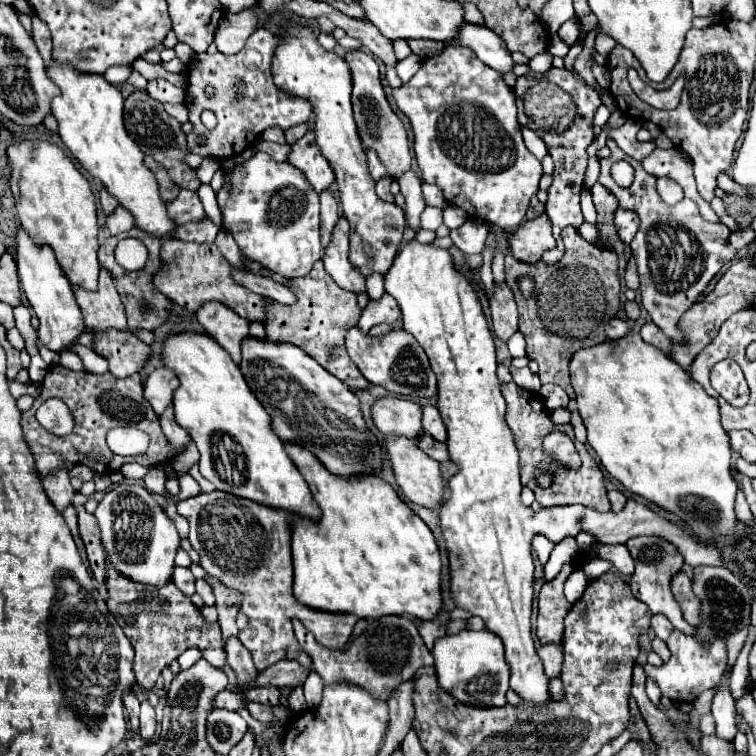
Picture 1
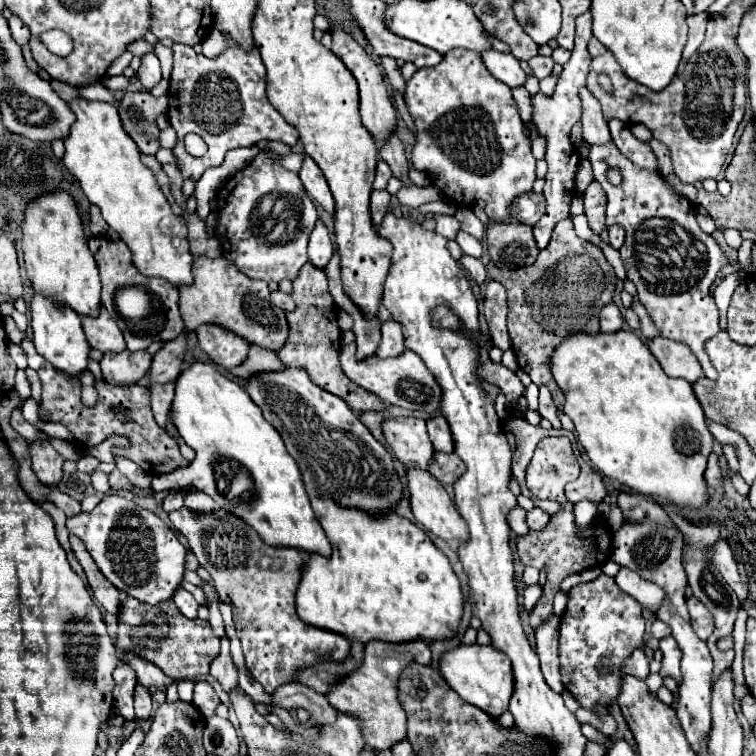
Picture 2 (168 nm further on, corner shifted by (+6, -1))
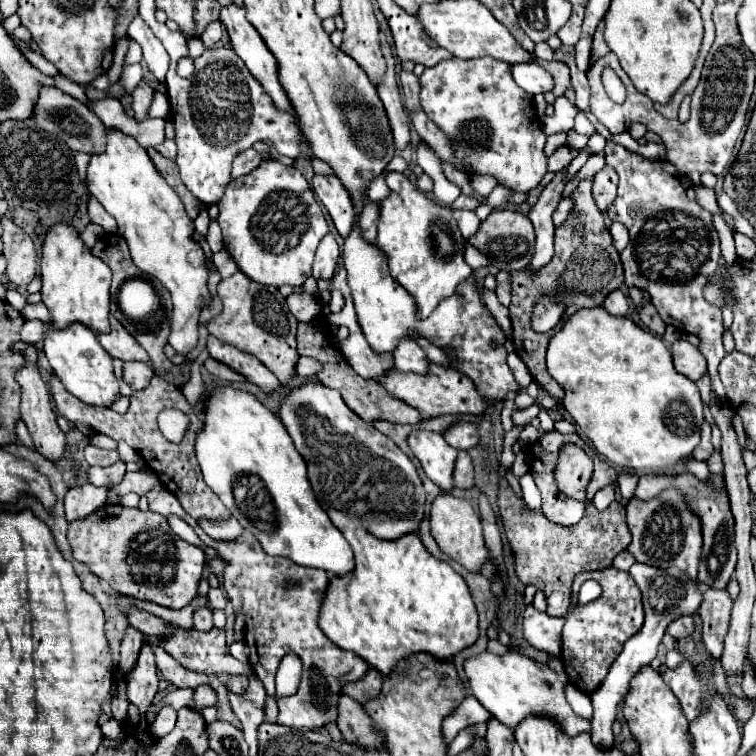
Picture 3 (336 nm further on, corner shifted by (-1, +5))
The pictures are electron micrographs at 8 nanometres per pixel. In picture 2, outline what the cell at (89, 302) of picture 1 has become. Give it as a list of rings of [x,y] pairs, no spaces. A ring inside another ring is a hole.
[[[100,309],[100,315],[96,319],[82,317],[82,327],[84,327],[90,347],[102,353],[120,353],[126,349],[122,331],[118,329],[116,321],[108,315],[106,309]]]

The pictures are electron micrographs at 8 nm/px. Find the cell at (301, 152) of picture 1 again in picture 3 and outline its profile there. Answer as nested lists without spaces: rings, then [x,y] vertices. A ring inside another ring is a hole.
[[[315,173],[311,185],[313,185],[313,191],[317,193],[317,199],[327,207],[341,237],[347,237],[355,223],[355,209],[343,183],[335,175]]]

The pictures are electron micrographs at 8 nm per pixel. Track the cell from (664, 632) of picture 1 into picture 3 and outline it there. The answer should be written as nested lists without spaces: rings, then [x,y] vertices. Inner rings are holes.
[[[687,615],[677,617],[675,621],[669,623],[667,633],[669,633],[671,637],[675,637],[675,639],[683,639],[683,637],[691,635],[691,633],[693,633],[693,617],[687,617]]]

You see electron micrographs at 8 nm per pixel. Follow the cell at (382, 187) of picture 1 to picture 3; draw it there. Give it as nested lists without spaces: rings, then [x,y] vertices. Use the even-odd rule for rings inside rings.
[[[367,203],[359,215],[359,227],[363,229],[363,237],[367,237],[367,241],[371,243],[375,243],[377,223],[379,223],[379,203]]]

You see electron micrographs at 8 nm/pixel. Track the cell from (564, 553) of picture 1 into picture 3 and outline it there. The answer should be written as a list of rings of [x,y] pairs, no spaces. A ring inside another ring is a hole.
[[[533,605],[525,607],[523,617],[525,617],[523,619],[525,639],[537,649],[559,655],[561,653],[561,629],[563,629],[561,617],[543,615]]]

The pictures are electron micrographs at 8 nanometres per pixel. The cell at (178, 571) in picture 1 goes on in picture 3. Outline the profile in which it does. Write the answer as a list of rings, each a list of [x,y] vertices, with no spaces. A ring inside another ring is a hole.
[[[199,607],[193,613],[193,627],[195,629],[211,629],[213,627],[213,615],[209,607]]]

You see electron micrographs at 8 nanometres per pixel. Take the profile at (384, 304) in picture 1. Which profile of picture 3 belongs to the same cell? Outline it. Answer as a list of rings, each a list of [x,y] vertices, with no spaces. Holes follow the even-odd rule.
[[[401,337],[397,349],[393,351],[395,367],[399,371],[413,371],[413,373],[425,373],[427,371],[427,357],[421,351],[421,347],[411,337]]]

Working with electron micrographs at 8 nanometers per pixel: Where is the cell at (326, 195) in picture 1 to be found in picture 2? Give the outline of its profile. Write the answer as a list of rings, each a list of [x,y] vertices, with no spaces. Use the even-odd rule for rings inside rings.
[[[322,221],[316,223],[314,231],[310,233],[310,243],[308,243],[308,255],[310,255],[310,263],[318,269],[324,269],[328,265],[328,259],[332,257],[334,249],[332,249],[332,241],[330,235],[324,227]]]

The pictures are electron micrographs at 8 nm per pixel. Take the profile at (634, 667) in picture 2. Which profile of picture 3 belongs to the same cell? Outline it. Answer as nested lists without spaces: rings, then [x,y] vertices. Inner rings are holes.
[[[633,563],[629,569],[633,581],[643,593],[643,607],[645,607],[645,623],[637,635],[633,635],[625,645],[619,657],[613,661],[603,685],[595,693],[591,693],[590,699],[593,701],[593,721],[591,721],[591,733],[593,733],[593,743],[597,749],[611,749],[615,745],[615,735],[611,731],[613,721],[617,719],[617,707],[623,701],[625,693],[629,691],[629,683],[633,675],[643,667],[649,665],[657,657],[657,645],[661,643],[661,637],[665,633],[665,627],[681,615],[691,615],[703,595],[697,591],[695,583],[689,583],[689,577],[685,573],[679,573],[679,569],[657,569],[645,563]]]

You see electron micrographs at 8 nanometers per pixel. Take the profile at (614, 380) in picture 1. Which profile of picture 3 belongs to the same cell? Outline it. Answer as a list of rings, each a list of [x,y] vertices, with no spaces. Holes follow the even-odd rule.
[[[603,307],[581,309],[571,315],[563,329],[555,333],[547,349],[547,369],[551,377],[565,389],[563,405],[581,431],[593,441],[599,455],[613,465],[627,469],[649,471],[675,471],[701,441],[703,403],[697,385],[685,375],[677,373],[671,363],[671,353],[663,339],[641,329],[629,317],[611,317]]]

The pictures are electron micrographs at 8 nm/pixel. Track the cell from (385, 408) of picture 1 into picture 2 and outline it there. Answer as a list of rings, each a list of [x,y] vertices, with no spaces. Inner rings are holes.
[[[390,419],[384,423],[384,437],[404,465],[428,471],[434,457],[434,447],[428,439],[424,419]]]

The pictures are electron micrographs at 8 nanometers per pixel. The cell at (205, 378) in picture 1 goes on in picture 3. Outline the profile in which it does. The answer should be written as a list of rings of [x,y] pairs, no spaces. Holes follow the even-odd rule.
[[[231,385],[211,387],[203,409],[203,427],[195,437],[195,451],[205,483],[219,495],[221,503],[239,519],[239,523],[259,539],[265,553],[289,557],[299,565],[319,567],[333,575],[343,575],[353,569],[353,551],[317,503],[307,479],[303,457],[293,447],[293,441],[279,417],[253,393]],[[239,475],[259,475],[265,481],[275,505],[275,525],[271,531],[255,527],[239,513],[233,499],[233,483]]]

